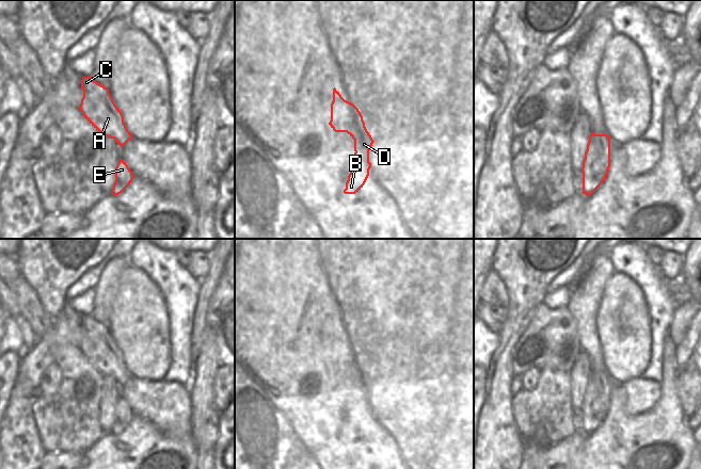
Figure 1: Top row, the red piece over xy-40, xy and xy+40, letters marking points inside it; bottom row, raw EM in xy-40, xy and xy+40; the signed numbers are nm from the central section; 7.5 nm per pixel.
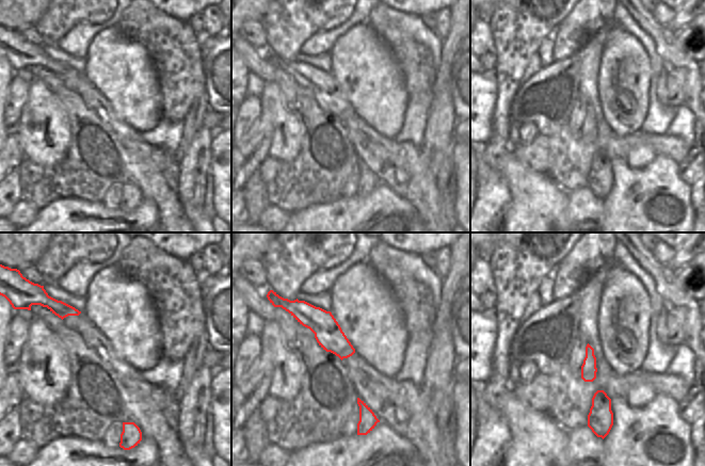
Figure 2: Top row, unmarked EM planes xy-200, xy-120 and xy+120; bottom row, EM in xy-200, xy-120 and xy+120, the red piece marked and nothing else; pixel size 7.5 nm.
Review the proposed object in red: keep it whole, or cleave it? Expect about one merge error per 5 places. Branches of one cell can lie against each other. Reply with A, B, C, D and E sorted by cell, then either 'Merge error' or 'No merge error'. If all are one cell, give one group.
Groups: A C D / B E. Merge error

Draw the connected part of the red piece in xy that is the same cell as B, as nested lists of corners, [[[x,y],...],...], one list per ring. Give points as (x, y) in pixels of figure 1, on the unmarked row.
[[[354,391],[354,395],[350,402],[350,413],[346,421],[346,427],[344,428],[344,432],[355,433],[359,431],[369,415],[370,406],[370,401],[360,401],[356,398],[356,392]]]

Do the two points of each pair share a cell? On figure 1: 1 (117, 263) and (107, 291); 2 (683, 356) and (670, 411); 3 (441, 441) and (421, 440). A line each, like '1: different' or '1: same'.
1: same
2: different
3: same

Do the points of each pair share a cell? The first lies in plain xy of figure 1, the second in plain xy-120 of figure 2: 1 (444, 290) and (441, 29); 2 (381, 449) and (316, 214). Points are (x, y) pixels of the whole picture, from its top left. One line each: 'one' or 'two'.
1: two
2: one

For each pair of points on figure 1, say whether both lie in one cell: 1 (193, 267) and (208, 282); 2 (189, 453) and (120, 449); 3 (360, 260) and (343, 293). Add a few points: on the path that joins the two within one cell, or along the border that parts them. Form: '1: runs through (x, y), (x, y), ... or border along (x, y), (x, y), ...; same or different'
1: border along (205, 276), (201, 279); different
2: runs through (172, 450), (137, 449); same
3: runs through (356, 269), (351, 276), (349, 285); same

